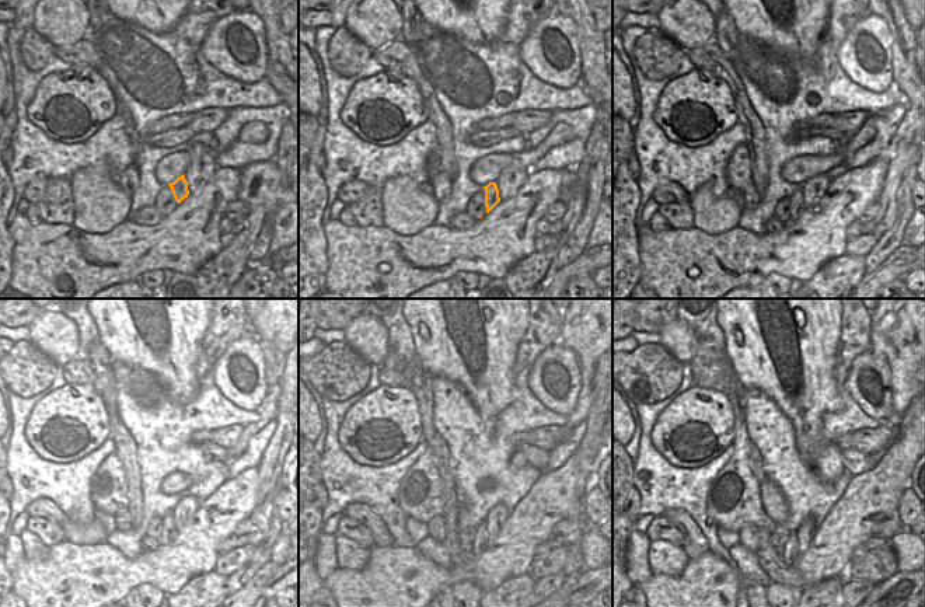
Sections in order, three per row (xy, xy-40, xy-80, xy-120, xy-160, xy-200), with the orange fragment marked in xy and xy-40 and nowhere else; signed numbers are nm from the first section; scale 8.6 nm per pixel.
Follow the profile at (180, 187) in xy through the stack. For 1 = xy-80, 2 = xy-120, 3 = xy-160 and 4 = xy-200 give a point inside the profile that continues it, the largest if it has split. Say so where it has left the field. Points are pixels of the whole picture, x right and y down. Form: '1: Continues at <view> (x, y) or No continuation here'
1: Continues at xy-80 (796, 202)
2: Continues at xy-120 (167, 534)
3: Continues at xy-160 (480, 543)
4: Continues at xy-200 (791, 547)

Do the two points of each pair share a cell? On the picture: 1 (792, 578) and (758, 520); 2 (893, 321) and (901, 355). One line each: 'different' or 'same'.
1: different
2: same

